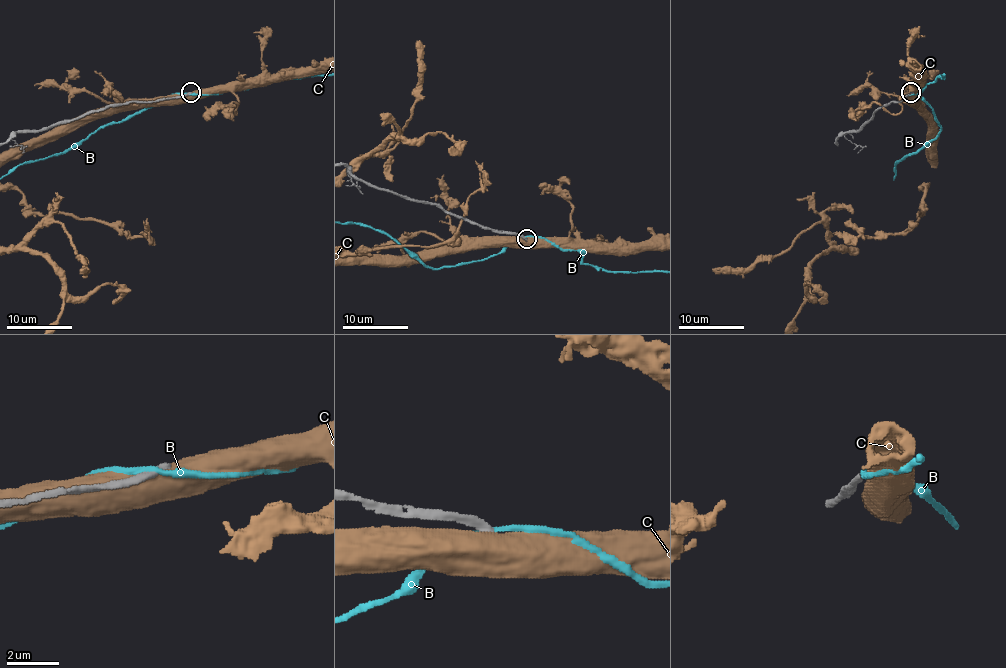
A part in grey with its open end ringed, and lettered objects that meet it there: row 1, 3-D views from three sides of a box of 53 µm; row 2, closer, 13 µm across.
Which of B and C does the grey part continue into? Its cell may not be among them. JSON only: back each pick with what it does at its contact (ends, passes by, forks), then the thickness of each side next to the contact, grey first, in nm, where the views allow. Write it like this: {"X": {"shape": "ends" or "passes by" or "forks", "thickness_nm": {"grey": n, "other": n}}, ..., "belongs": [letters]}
{"belongs": []}

